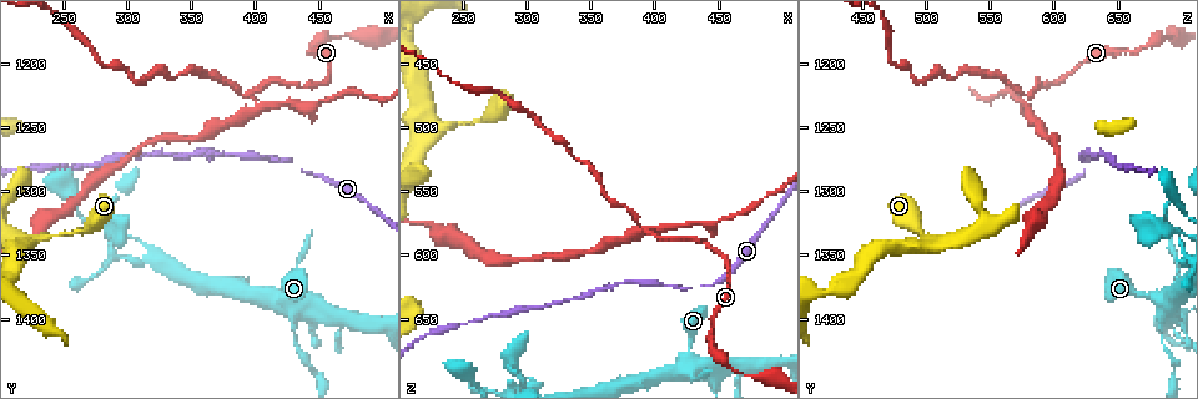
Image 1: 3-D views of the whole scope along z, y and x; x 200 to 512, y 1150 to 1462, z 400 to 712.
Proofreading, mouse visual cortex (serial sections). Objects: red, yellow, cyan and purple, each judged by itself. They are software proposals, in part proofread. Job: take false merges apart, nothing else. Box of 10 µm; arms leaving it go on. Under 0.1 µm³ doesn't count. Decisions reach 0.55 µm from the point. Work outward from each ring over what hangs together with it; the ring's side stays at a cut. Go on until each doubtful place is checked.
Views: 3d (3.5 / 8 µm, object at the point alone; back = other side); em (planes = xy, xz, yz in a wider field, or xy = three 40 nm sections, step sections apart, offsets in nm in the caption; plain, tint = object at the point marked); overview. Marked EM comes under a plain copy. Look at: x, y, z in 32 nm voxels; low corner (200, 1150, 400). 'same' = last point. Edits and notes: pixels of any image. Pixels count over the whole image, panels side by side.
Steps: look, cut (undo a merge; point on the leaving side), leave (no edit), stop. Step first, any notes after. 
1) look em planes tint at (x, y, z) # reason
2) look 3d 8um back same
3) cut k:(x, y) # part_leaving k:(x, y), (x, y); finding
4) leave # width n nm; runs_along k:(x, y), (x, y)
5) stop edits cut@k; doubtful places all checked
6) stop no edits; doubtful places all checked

look 3d 3.5um at (226, 1338, 502) # calibre changes

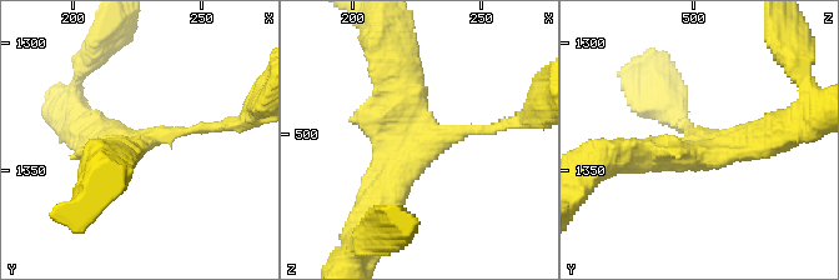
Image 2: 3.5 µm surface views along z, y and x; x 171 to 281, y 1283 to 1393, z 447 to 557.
look em xy step 2 tint at (228, 1339, 500) # need the tissue

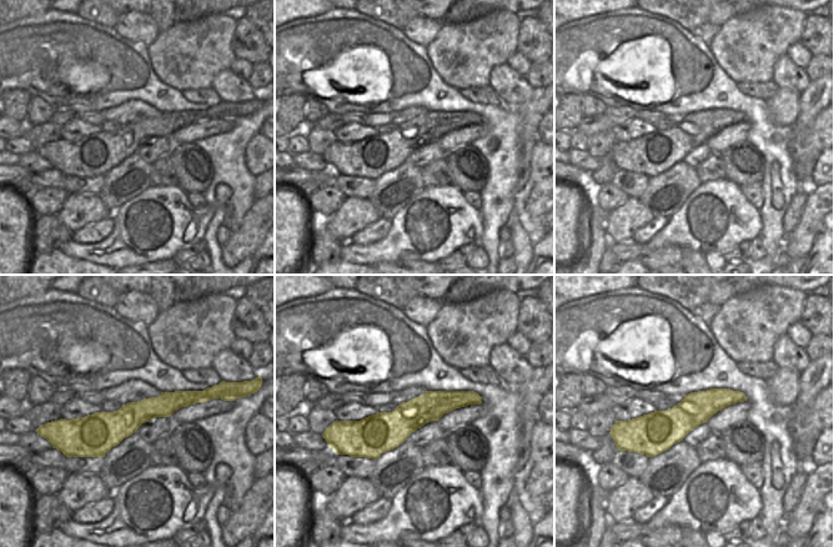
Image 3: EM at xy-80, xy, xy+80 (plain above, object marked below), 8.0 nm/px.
leave # continuous, no second cell

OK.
look 3d 3.5um at (396, 1222, 582) # four-way junction

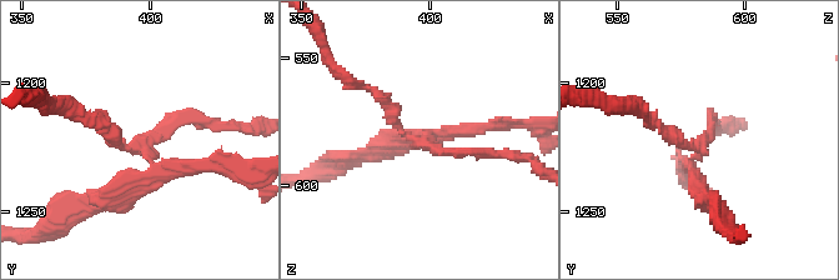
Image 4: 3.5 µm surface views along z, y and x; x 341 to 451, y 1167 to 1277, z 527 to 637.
look em xy step 1 tint at (396, 1224, 582)

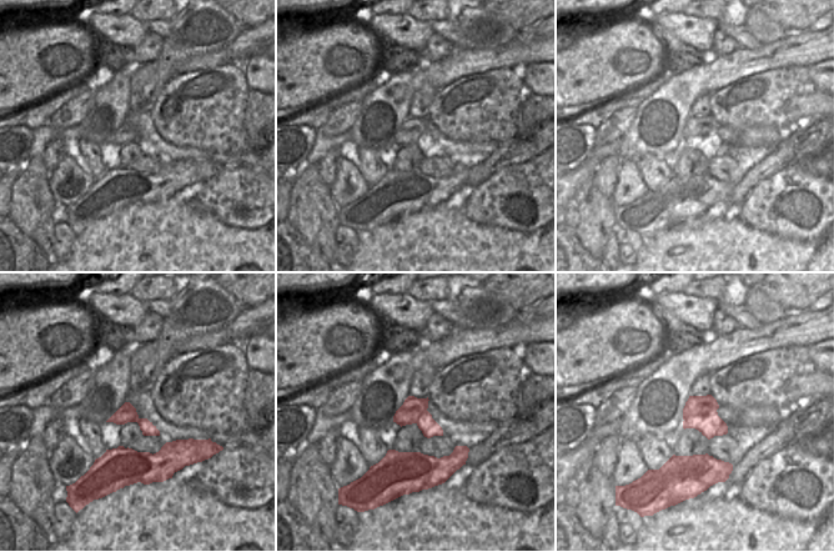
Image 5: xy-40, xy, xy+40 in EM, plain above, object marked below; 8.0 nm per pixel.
cut 4:(177, 173) # a second cell is stuck on

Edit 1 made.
look 3d 8um at (426, 1382, 682) # branch point

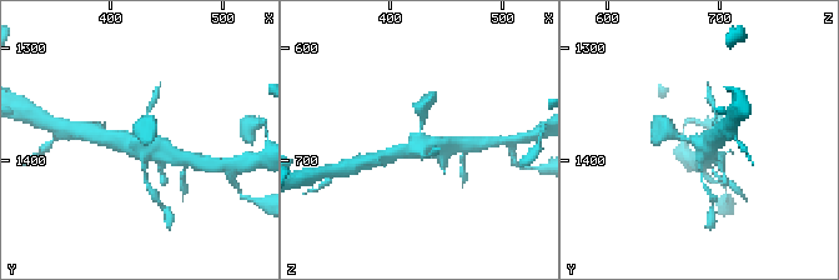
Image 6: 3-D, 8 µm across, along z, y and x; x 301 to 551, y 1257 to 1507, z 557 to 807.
look em xy step 3 tint same # now the EM

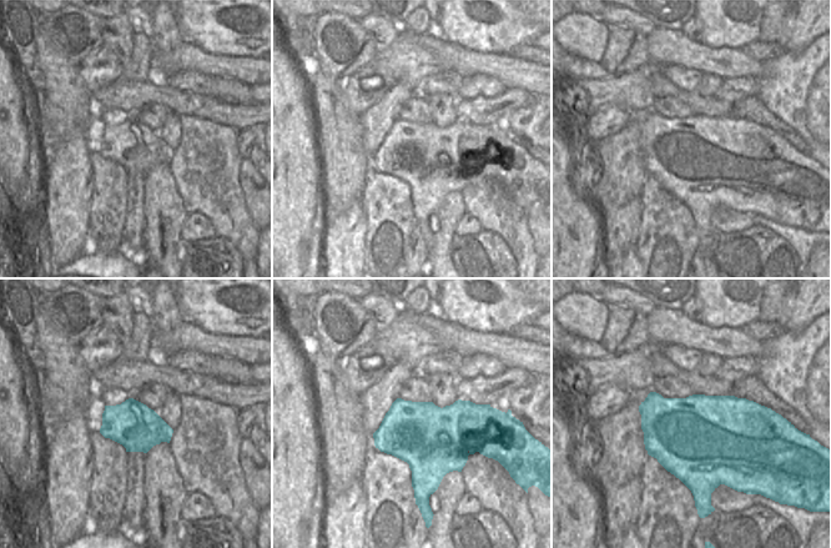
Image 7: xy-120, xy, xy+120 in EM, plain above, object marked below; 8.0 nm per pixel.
leave # runs_along 6:(423, 106), (421, 141), (388, 155); continuous, no second cell

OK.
stop edits cut@4; doubtful places all checked

